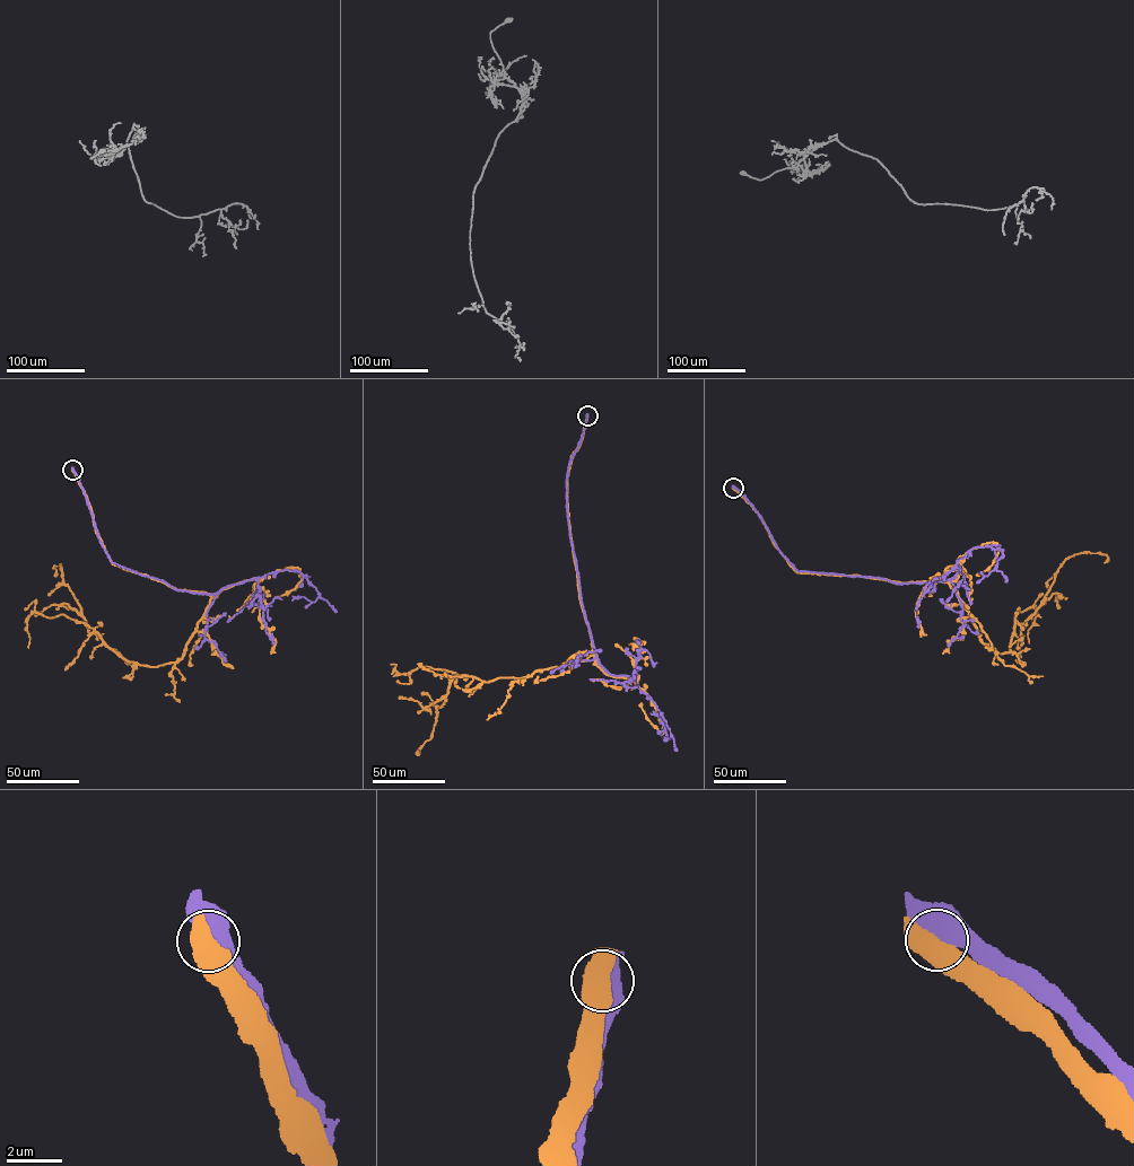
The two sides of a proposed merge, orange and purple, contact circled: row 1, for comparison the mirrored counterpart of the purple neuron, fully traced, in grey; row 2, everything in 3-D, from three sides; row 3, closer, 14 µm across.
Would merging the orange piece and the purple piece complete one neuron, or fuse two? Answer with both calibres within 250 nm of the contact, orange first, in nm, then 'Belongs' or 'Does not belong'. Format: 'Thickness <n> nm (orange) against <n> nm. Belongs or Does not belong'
Thickness 550 nm (orange) against 550 nm. Does not belong

